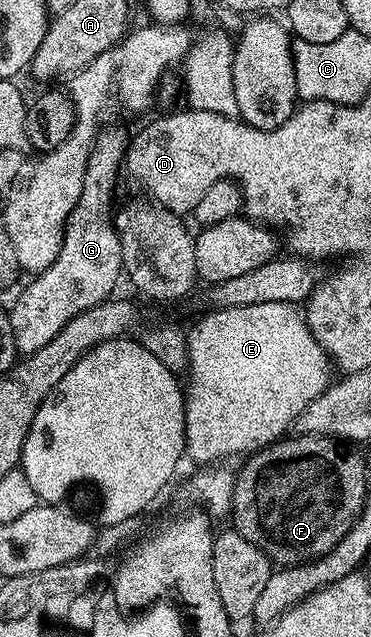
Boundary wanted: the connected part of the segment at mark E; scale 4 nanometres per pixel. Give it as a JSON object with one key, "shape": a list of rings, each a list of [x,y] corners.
{"shape":[[[268,302],[267,304],[251,304],[247,308],[227,308],[226,310],[210,309],[209,314],[205,314],[197,322],[197,327],[188,331],[189,339],[189,386],[184,387],[185,396],[185,454],[193,457],[197,464],[217,464],[222,460],[229,460],[232,454],[248,455],[255,450],[261,450],[268,446],[270,442],[276,442],[286,433],[287,428],[292,427],[299,412],[315,400],[330,385],[329,370],[331,363],[329,357],[325,355],[321,346],[315,340],[313,333],[309,331],[309,325],[305,322],[304,313],[296,305],[287,302]]]}

